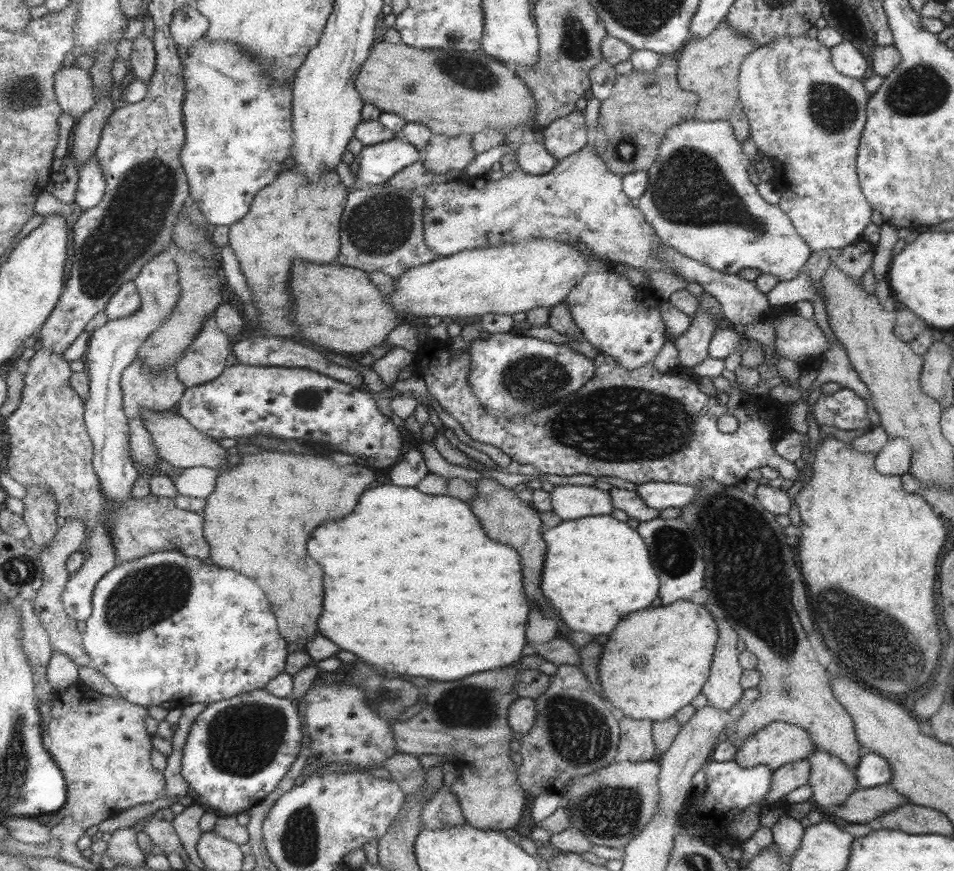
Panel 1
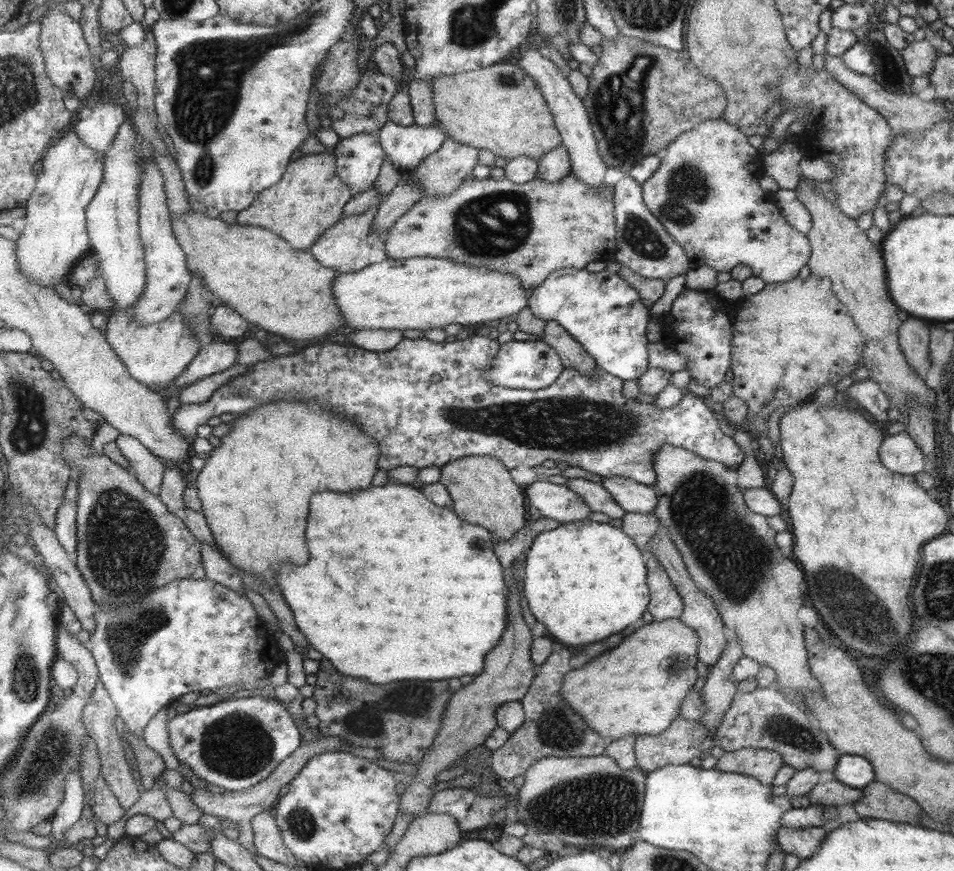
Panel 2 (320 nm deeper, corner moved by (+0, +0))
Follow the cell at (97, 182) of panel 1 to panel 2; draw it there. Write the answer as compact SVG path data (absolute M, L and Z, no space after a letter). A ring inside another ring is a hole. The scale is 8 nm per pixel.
M96 103L90 117L80 119L73 127L91 148L99 151L104 158L121 125L129 121L128 109L115 103Z

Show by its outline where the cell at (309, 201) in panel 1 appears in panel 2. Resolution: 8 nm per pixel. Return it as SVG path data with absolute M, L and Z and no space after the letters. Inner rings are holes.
M330 153L301 155L290 162L279 184L259 194L248 210L238 215L239 226L259 226L276 232L299 251L308 251L321 233L341 220L341 208L351 198L349 186L336 174L335 156Z

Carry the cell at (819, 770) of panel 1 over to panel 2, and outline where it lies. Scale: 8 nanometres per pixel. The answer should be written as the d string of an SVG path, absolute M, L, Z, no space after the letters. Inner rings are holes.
M757 688L751 693L736 692L729 704L729 708L722 714L719 726L709 737L713 740L713 747L719 747L724 752L735 751L745 748L773 750L783 759L783 764L792 766L796 770L813 769L816 773L825 770L831 772L835 769L839 760L835 755L828 736L816 726L809 714L796 706L796 704L781 692L775 692L771 688Z

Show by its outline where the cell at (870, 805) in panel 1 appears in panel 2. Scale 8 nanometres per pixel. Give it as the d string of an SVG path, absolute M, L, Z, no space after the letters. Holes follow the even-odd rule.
M835 779L824 783L817 782L807 793L810 805L813 806L823 804L823 806L833 807L847 802L852 804L861 798L861 789L845 786Z

